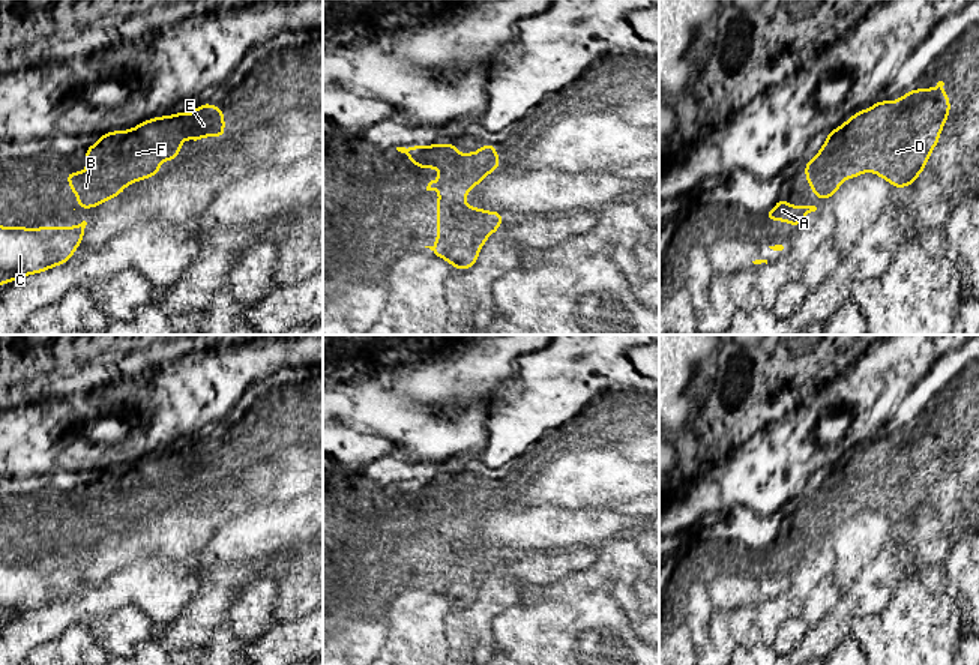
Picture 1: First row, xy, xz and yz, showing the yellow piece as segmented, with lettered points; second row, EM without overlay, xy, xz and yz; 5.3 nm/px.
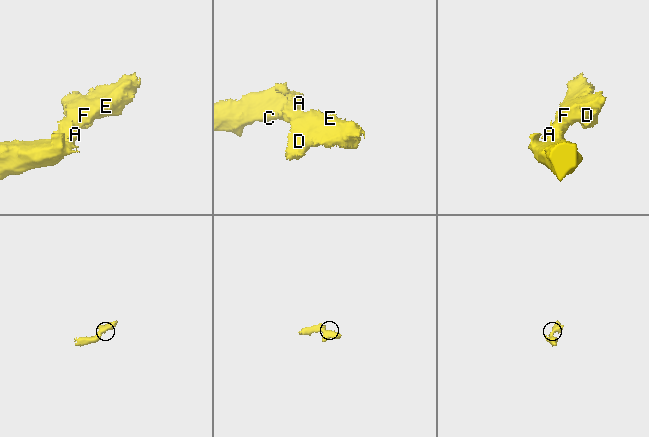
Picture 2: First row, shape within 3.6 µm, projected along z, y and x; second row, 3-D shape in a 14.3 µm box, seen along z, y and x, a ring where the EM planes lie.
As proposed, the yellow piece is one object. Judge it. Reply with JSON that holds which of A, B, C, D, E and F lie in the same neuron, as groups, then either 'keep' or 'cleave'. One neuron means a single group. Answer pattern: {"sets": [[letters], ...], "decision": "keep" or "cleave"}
{"sets": [["A", "B", "C", "D", "E", "F"]], "decision": "keep"}

